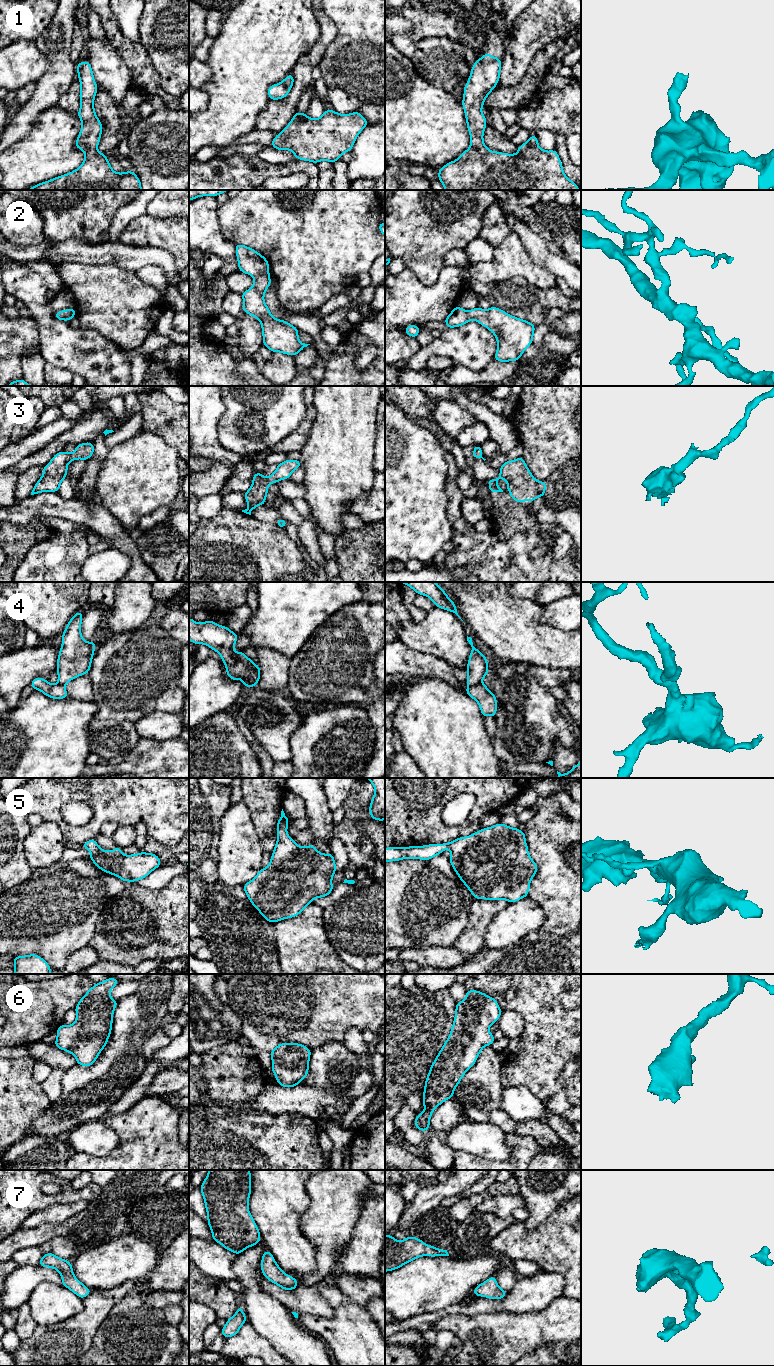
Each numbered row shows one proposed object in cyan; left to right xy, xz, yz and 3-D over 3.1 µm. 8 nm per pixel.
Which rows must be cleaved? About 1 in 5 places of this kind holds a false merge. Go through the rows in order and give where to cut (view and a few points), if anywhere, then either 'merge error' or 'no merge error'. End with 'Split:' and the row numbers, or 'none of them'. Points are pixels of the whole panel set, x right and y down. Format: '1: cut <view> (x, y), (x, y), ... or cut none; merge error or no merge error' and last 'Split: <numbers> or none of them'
1: cut none; no merge error
2: cut none; no merge error
3: cut none; no merge error
4: cut yz (480, 682), (468, 686); merge error
5: cut none; no merge error
6: cut none; no merge error
7: cut none; no merge error
Split: 4

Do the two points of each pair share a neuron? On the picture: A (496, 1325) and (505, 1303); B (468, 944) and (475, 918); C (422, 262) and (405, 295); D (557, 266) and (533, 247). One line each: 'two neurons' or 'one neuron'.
A: two neurons
B: one neuron
C: two neurons
D: one neuron

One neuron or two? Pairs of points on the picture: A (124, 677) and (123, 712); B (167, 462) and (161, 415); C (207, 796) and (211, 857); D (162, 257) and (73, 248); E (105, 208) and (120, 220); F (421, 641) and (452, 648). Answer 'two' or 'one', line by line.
A: one
B: two
C: one
D: one
E: two
F: one

